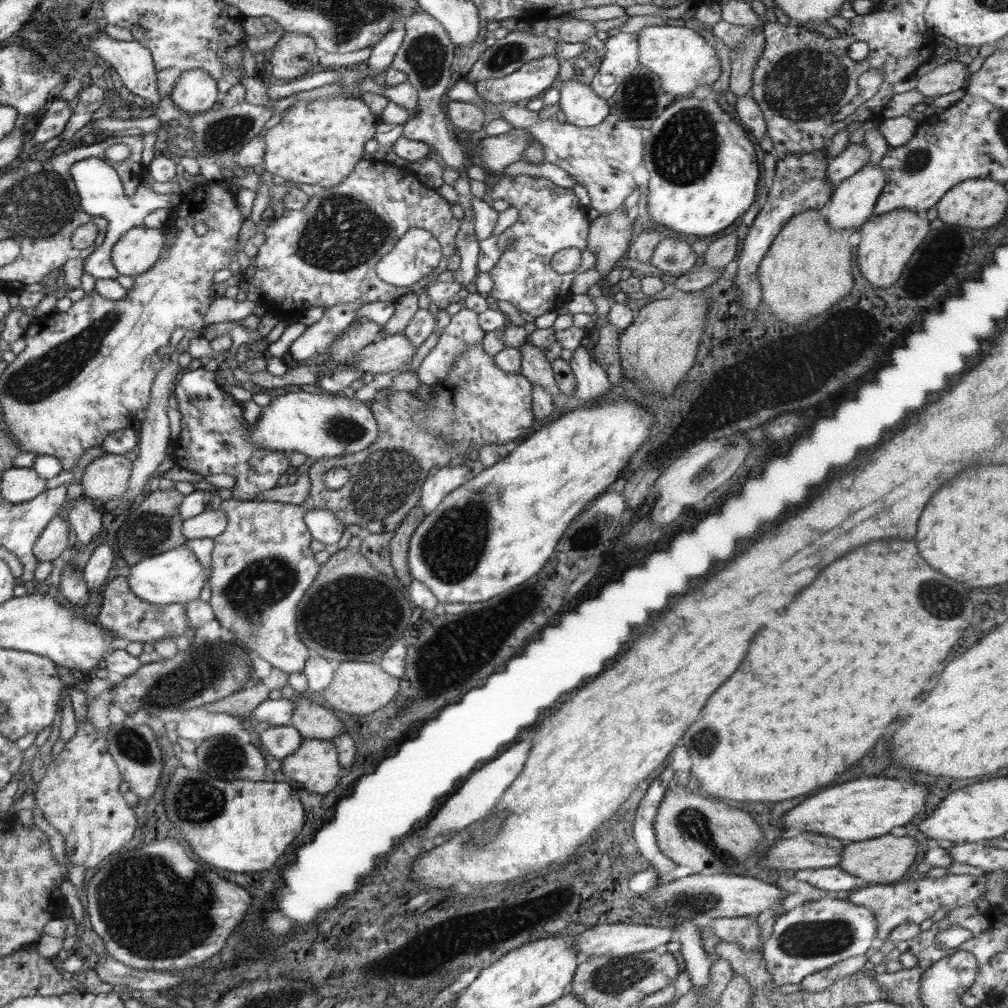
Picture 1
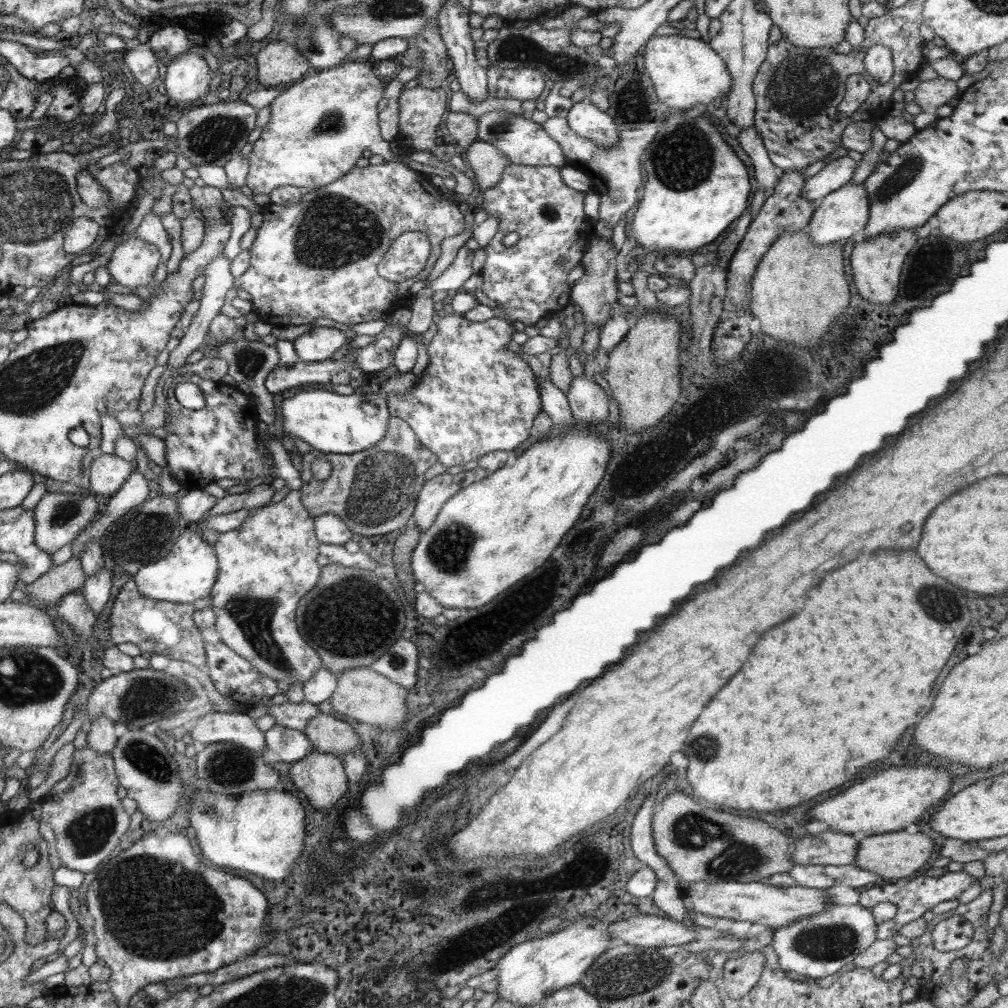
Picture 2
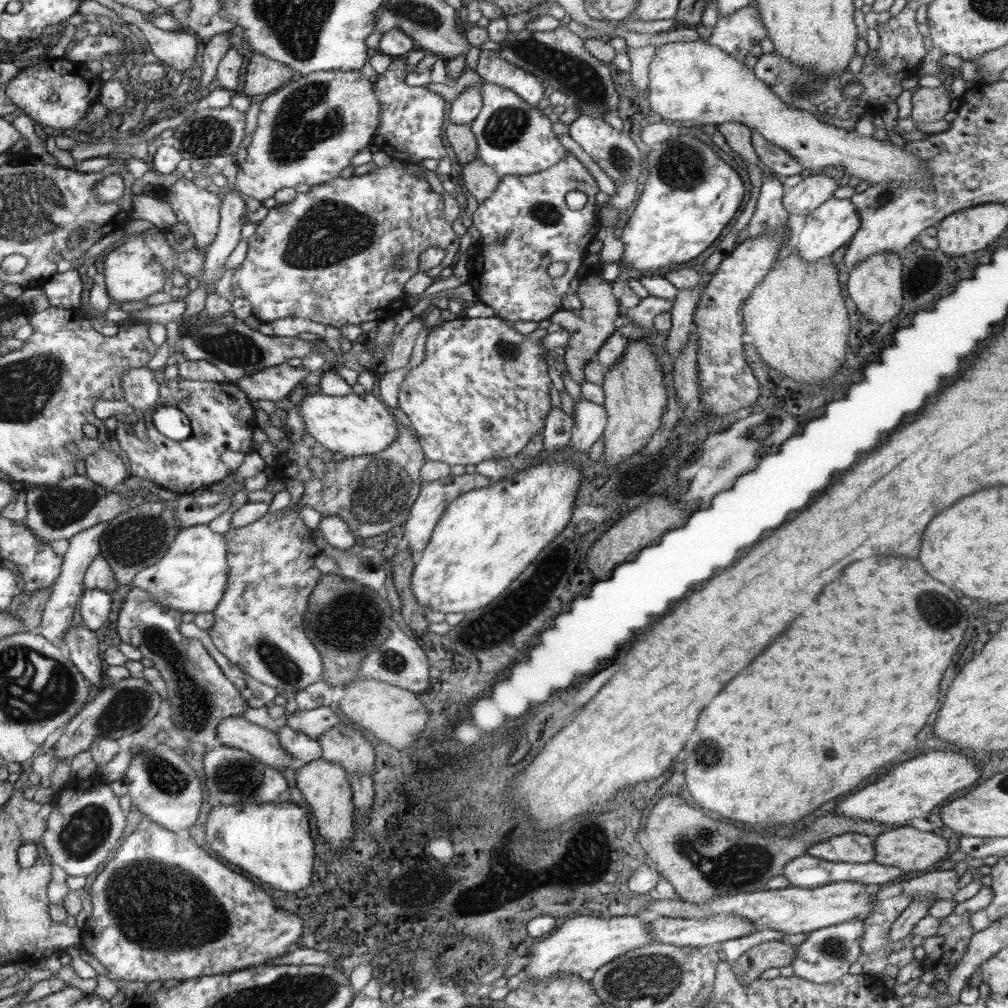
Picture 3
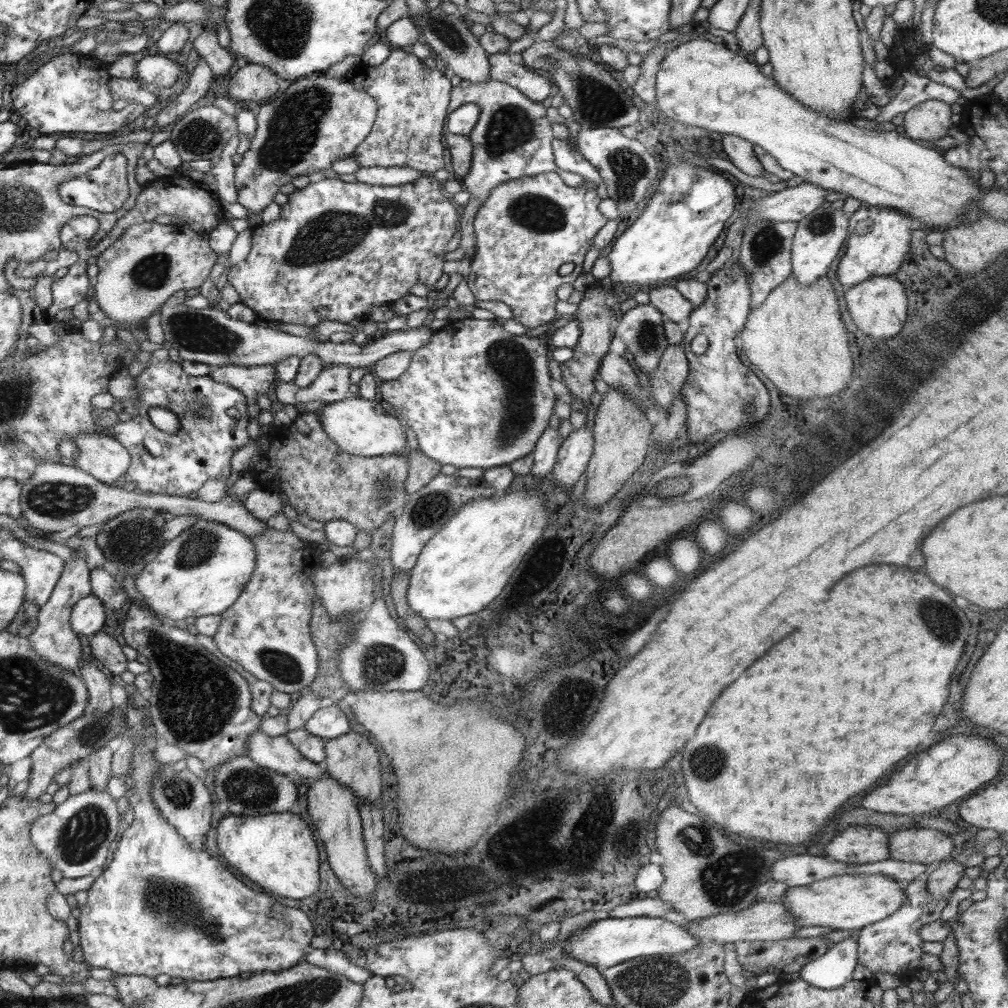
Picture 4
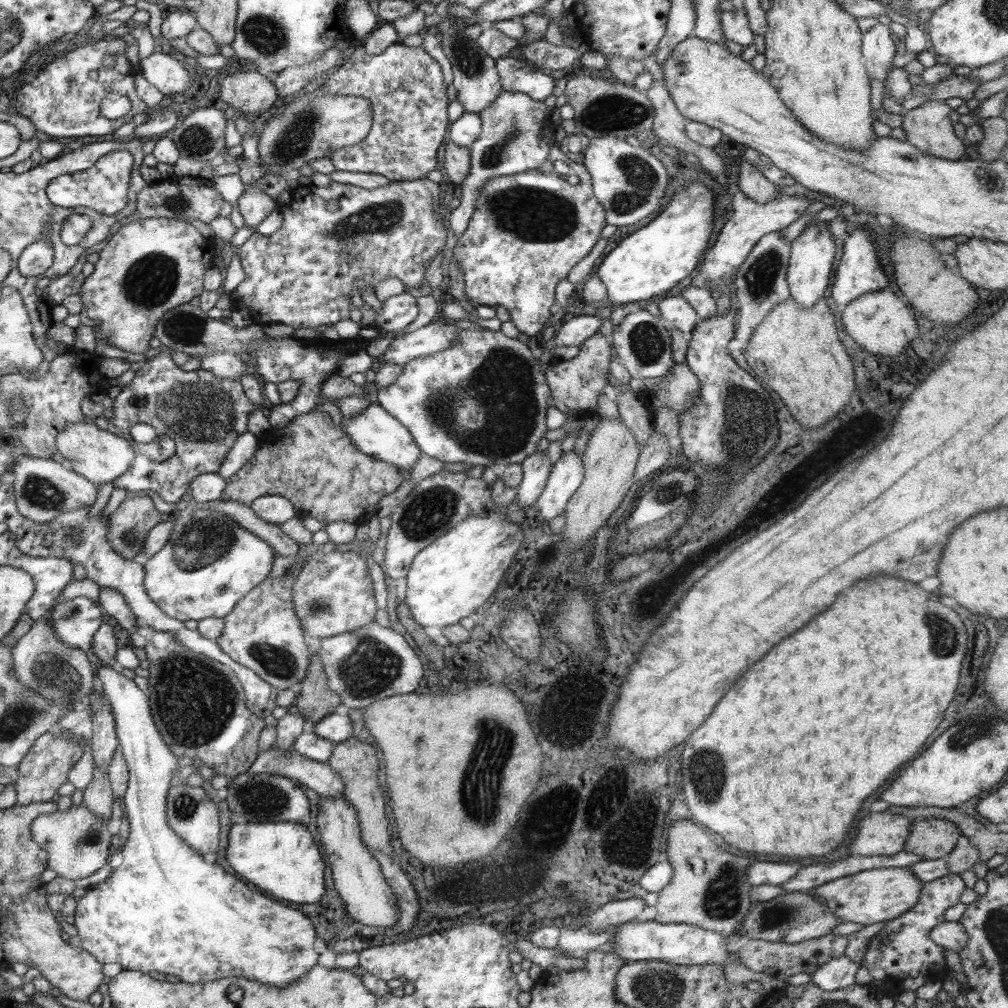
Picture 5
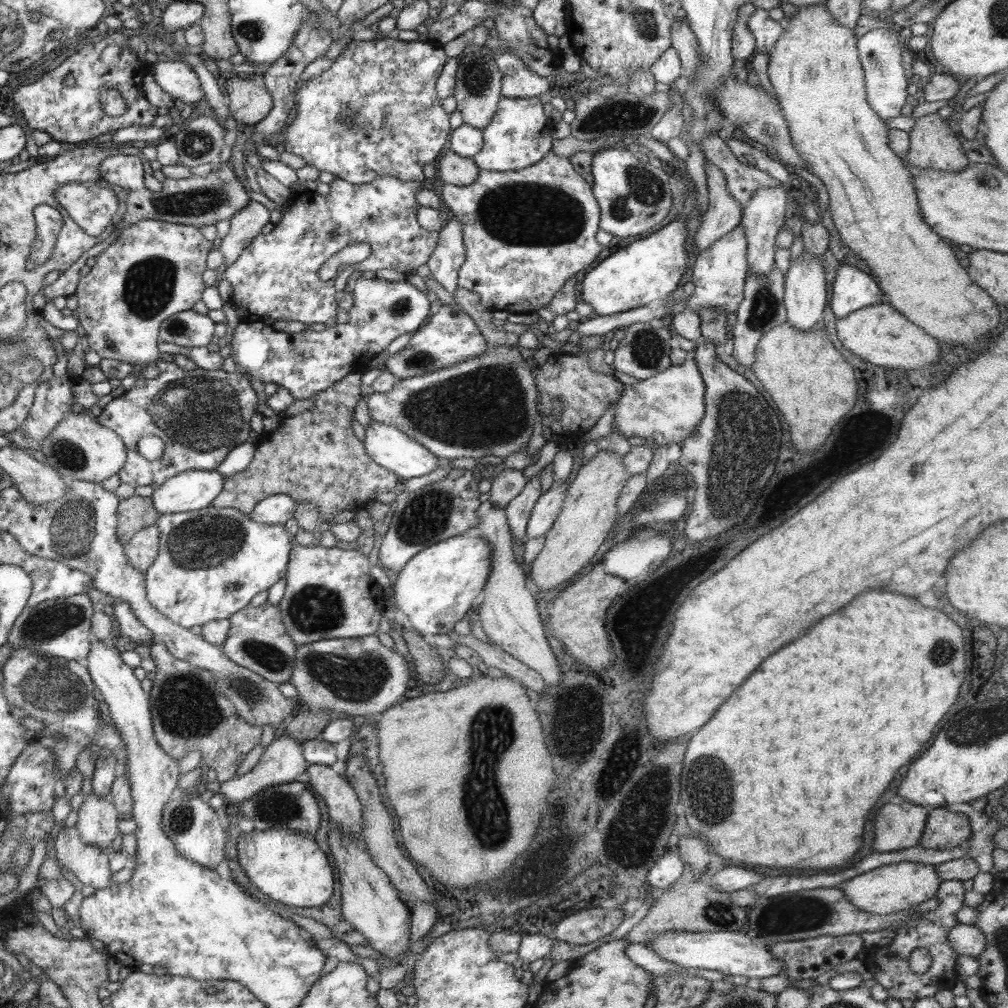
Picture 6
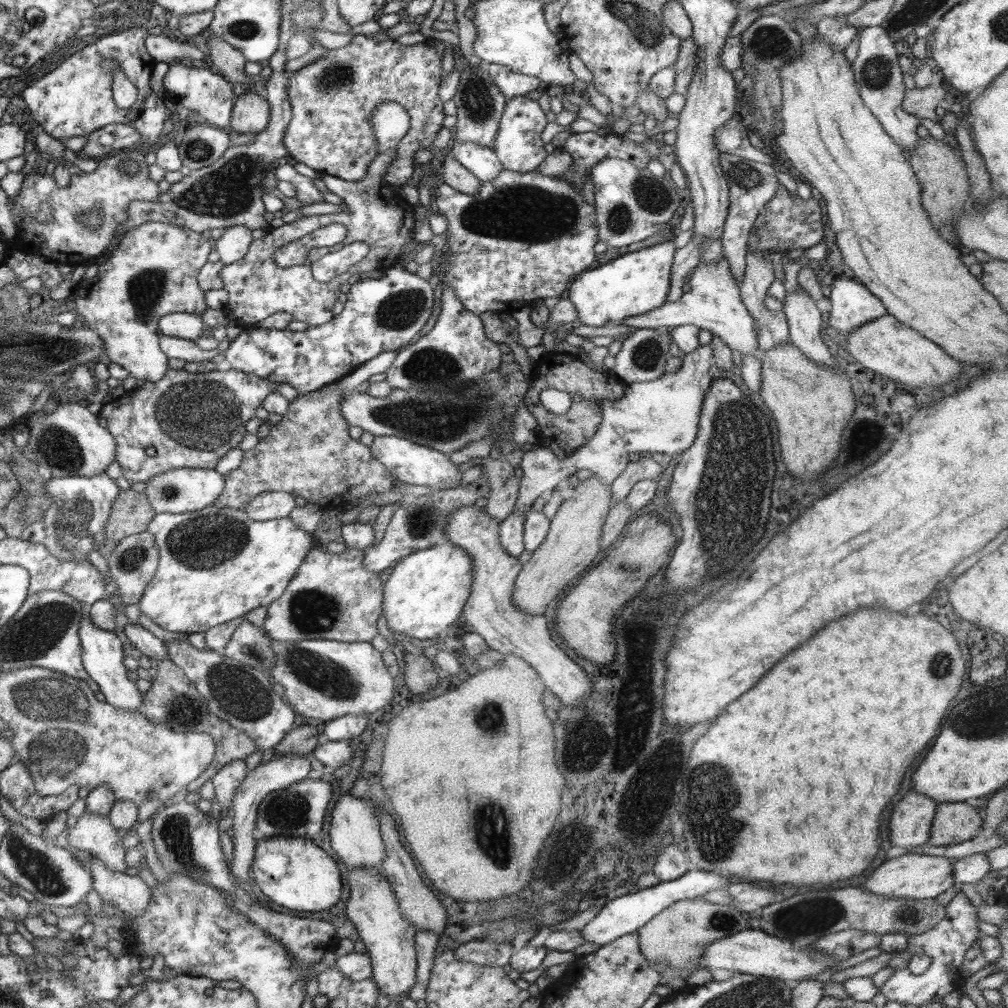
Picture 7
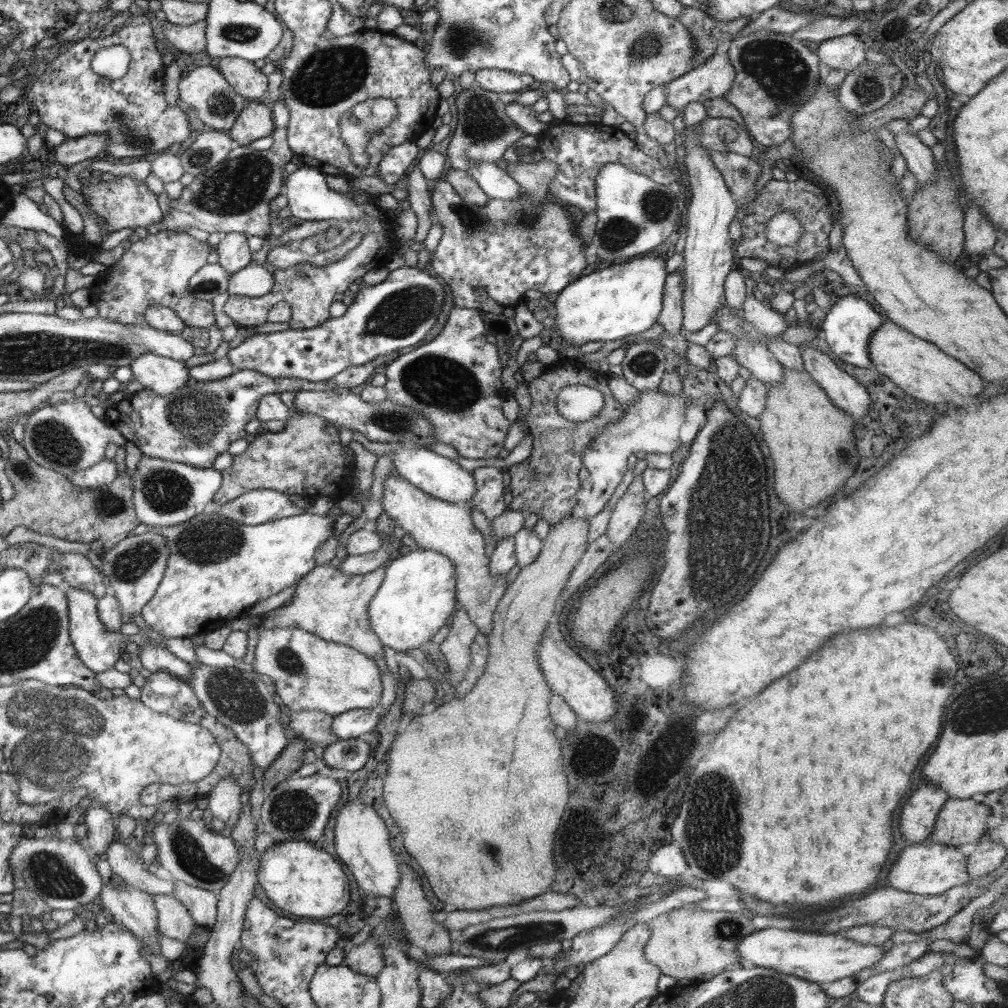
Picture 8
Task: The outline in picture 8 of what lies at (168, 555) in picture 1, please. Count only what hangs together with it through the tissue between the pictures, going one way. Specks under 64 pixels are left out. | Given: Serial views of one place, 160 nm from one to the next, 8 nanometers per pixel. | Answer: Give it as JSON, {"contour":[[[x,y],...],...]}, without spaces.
{"contour":[[[208,510],[172,528],[153,529],[141,522],[136,528],[138,534],[155,530],[166,539],[166,547],[173,553],[161,586],[152,600],[142,608],[142,620],[167,638],[188,638],[222,628],[247,612],[250,607],[286,590],[298,579],[305,578],[316,565],[315,552],[320,544],[336,536],[334,524],[326,515],[306,512],[248,526],[216,513],[208,513]]]}

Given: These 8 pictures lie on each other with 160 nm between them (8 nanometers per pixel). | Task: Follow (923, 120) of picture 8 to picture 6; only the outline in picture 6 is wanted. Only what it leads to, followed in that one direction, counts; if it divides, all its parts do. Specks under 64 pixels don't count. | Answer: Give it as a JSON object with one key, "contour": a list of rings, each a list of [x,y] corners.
{"contour":[[[872,29],[857,39],[859,60],[864,72],[866,96],[874,112],[886,121],[900,115],[902,108],[909,102],[908,80],[902,64],[902,48],[896,30]]]}

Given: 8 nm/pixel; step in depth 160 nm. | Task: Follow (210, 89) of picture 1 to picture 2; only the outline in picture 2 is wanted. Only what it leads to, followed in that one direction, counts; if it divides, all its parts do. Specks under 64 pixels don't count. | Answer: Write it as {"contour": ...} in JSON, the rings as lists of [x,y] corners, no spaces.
{"contour":[[[190,50],[174,55],[166,64],[165,72],[163,83],[172,103],[198,105],[207,101],[214,73],[204,58]]]}

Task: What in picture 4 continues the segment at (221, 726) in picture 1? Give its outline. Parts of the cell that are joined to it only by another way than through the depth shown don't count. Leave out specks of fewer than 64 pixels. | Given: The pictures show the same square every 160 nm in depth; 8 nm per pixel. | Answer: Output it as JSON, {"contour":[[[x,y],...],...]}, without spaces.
{"contour":[[[261,730],[256,732],[248,742],[247,755],[256,764],[289,776],[290,780],[298,776],[313,781],[326,775],[324,765],[304,758],[286,735],[271,737]]]}

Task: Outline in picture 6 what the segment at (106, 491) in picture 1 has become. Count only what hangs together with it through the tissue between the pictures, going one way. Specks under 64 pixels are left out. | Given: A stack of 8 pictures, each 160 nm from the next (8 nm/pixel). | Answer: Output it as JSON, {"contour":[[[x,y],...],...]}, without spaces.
{"contour":[[[75,409],[41,443],[46,464],[54,467],[64,478],[102,483],[118,474],[126,462],[126,446],[113,429],[90,418],[88,411]]]}

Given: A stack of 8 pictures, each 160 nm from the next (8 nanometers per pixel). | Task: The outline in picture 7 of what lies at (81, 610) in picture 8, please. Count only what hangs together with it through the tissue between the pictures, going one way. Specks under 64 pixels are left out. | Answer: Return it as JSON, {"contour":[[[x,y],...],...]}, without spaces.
{"contour":[[[88,610],[83,616],[80,628],[81,644],[84,647],[84,666],[90,679],[99,686],[106,700],[116,708],[125,710],[139,710],[144,706],[144,696],[136,687],[136,683],[128,678],[129,669],[126,668],[122,642],[118,639],[118,633],[100,629],[89,619]]]}

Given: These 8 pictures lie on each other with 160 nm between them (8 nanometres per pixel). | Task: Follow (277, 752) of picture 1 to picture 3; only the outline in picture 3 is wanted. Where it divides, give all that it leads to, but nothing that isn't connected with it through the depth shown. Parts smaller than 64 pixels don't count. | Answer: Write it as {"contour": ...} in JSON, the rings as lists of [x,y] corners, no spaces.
{"contour":[[[288,725],[281,726],[275,733],[280,746],[294,759],[298,758],[306,763],[322,759],[322,749],[317,739],[310,738],[306,733],[298,732]]]}

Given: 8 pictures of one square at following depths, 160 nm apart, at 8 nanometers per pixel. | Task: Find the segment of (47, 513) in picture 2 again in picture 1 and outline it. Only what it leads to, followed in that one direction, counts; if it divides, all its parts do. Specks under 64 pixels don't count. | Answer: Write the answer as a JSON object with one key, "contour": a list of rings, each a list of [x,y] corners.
{"contour":[[[69,504],[63,512],[63,518],[60,517],[62,509],[59,508],[58,514],[54,515],[54,520],[51,520],[48,527],[41,533],[40,539],[37,541],[34,554],[37,556],[38,562],[55,561],[68,546],[70,526],[67,521],[67,510]]]}

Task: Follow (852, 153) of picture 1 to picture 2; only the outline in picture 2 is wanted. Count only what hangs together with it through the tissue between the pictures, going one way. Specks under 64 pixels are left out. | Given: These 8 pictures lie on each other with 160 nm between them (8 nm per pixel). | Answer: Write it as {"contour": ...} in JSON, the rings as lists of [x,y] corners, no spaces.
{"contour":[[[849,154],[833,160],[820,172],[806,179],[801,196],[808,198],[816,208],[828,194],[851,182],[856,167],[856,161]]]}

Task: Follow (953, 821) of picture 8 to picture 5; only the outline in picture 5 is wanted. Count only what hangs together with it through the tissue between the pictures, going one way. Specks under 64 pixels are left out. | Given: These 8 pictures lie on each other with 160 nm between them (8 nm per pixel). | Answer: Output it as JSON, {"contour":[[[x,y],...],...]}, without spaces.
{"contour":[[[925,818],[913,821],[910,836],[904,843],[904,851],[921,856],[924,860],[936,860],[956,848],[960,829],[945,818]]]}

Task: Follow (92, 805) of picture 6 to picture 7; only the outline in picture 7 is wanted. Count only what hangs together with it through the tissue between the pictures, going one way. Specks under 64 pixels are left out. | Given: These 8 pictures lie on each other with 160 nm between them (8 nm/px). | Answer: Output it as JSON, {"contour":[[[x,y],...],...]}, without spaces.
{"contour":[[[84,811],[76,825],[68,832],[68,847],[86,851],[99,858],[110,870],[125,873],[124,855],[127,848],[122,844],[122,832],[112,826],[109,818]]]}

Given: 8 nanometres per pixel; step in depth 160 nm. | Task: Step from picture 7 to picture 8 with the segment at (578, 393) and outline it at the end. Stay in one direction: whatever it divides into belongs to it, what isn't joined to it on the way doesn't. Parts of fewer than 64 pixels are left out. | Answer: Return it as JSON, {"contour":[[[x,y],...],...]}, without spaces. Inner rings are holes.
{"contour":[[[560,357],[558,362],[544,369],[538,377],[529,381],[532,405],[525,416],[527,428],[533,436],[531,455],[522,462],[509,468],[507,485],[509,494],[508,507],[515,511],[536,513],[550,524],[560,523],[565,516],[572,515],[578,500],[574,495],[582,481],[578,472],[583,466],[581,456],[606,425],[621,418],[625,408],[614,398],[609,387],[609,375],[586,368],[576,358]],[[570,385],[582,385],[595,388],[603,394],[603,407],[592,415],[590,420],[574,422],[564,418],[557,409],[557,396],[561,388]]]}

